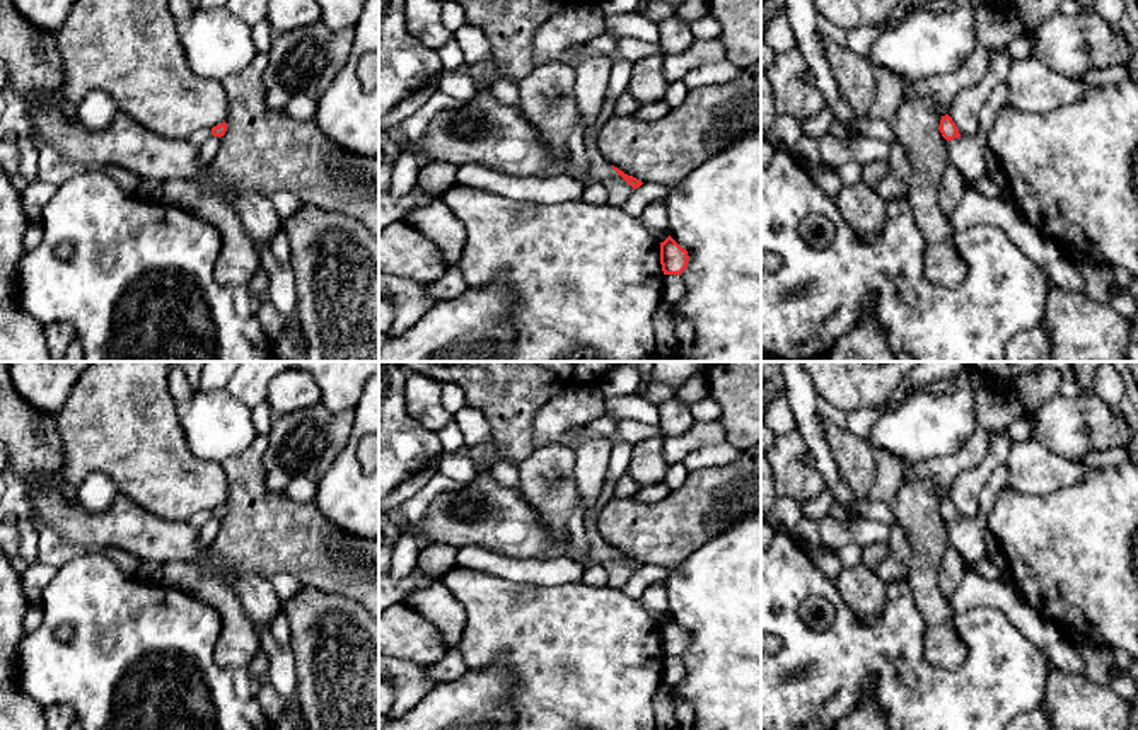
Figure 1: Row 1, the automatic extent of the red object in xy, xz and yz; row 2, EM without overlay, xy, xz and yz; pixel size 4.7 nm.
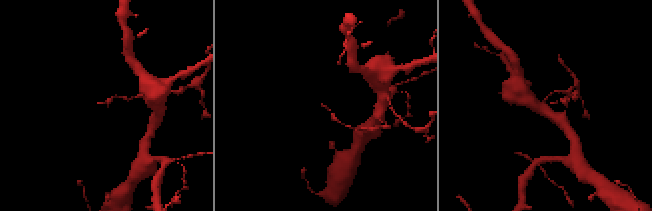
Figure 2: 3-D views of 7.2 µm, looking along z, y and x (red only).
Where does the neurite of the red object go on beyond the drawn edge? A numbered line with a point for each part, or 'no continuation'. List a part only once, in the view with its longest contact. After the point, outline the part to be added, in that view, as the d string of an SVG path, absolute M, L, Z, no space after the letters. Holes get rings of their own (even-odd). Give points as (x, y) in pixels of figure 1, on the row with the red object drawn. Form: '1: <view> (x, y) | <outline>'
no continuation

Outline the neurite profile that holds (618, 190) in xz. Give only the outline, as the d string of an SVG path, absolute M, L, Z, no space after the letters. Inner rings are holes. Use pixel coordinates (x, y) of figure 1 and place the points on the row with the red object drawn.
M607 99L599 113L592 130L585 135L585 152L590 157L590 179L607 188L607 203L623 205L633 193L633 188L607 164L599 152L597 136L602 125L613 116L614 99Z

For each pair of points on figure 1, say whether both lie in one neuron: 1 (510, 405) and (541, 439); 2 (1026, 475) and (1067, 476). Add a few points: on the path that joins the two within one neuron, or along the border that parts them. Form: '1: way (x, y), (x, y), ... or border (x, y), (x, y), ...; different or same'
1: border (555, 396), (534, 417), (529, 435), (533, 447); different
2: way (1036, 475), (1056, 475); same

